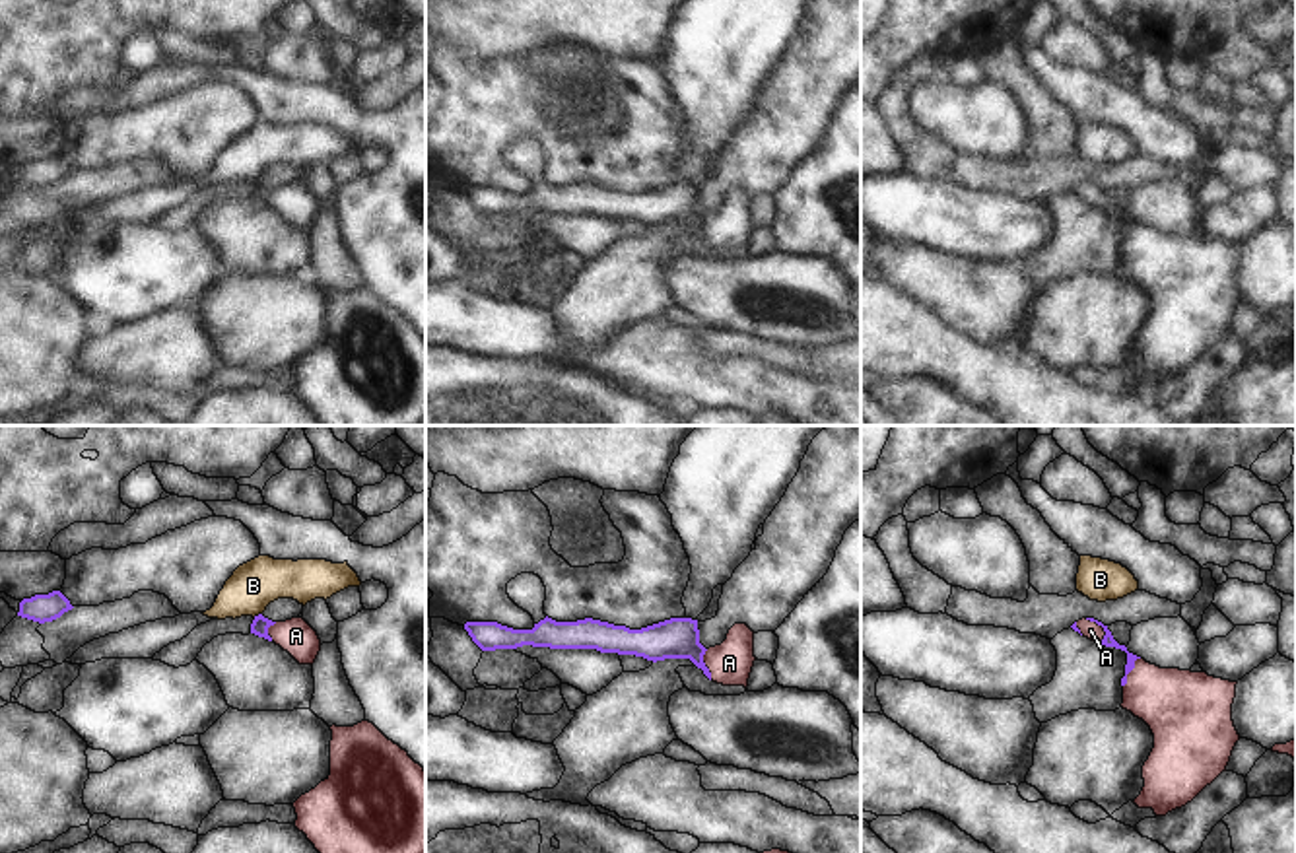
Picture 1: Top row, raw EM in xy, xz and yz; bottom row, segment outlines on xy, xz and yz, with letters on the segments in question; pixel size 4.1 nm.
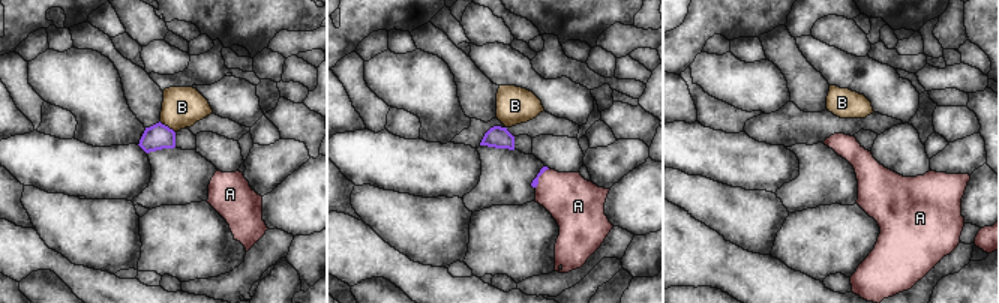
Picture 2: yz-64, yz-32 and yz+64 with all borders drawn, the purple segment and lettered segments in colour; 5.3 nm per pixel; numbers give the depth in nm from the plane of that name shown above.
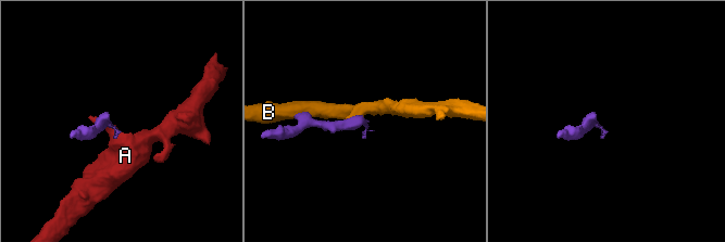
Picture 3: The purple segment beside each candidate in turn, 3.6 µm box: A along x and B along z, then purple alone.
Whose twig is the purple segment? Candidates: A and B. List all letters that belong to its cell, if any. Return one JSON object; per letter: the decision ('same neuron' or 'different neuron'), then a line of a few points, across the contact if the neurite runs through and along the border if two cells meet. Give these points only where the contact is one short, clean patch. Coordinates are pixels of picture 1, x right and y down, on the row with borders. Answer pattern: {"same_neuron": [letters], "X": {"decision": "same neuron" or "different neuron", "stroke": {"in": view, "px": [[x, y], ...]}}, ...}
{"same_neuron": ["A"], "A": {"decision": "same neuron", "stroke": {"in": "yz", "px": [[1108, 640], [1100, 624], [1091, 630]]}}, "B": {"decision": "different neuron", "stroke": {"in": "xy", "px": [[261, 613], [253, 616]]}}}

